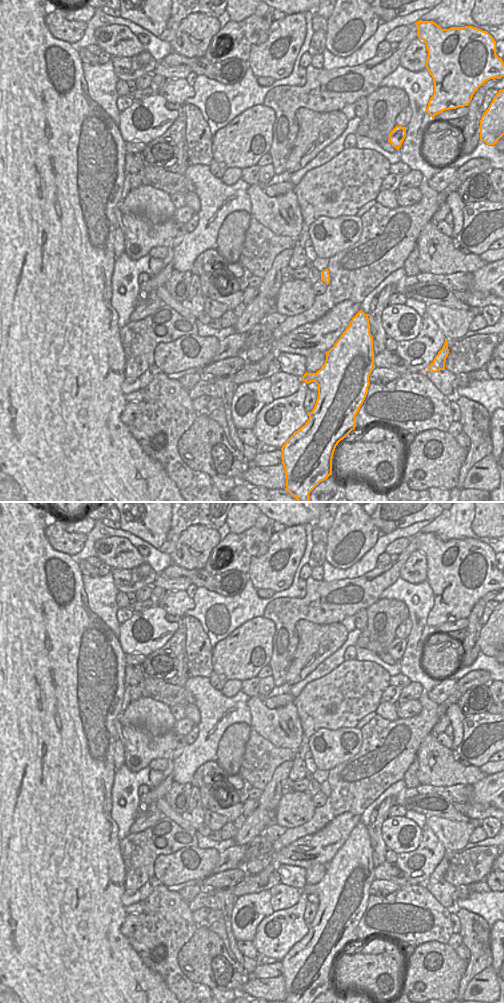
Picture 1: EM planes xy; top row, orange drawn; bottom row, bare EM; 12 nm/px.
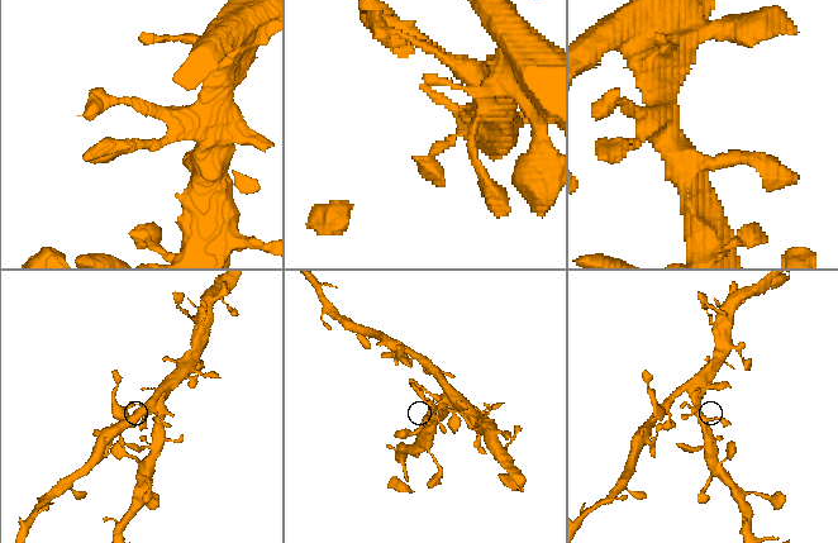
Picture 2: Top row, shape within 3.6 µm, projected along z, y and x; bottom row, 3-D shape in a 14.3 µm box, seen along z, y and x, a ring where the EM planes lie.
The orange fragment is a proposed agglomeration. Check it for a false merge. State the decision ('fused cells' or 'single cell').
single cell

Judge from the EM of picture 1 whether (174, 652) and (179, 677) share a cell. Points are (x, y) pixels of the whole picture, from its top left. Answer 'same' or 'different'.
same

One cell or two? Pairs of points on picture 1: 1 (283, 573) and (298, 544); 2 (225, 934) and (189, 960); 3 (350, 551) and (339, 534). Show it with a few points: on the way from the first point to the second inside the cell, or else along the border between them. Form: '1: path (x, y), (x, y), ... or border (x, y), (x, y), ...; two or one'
1: path (286, 566), (295, 551); one
2: border (206, 925), (221, 939), (231, 958); two
3: path (346, 547), (346, 541), (343, 538); one

